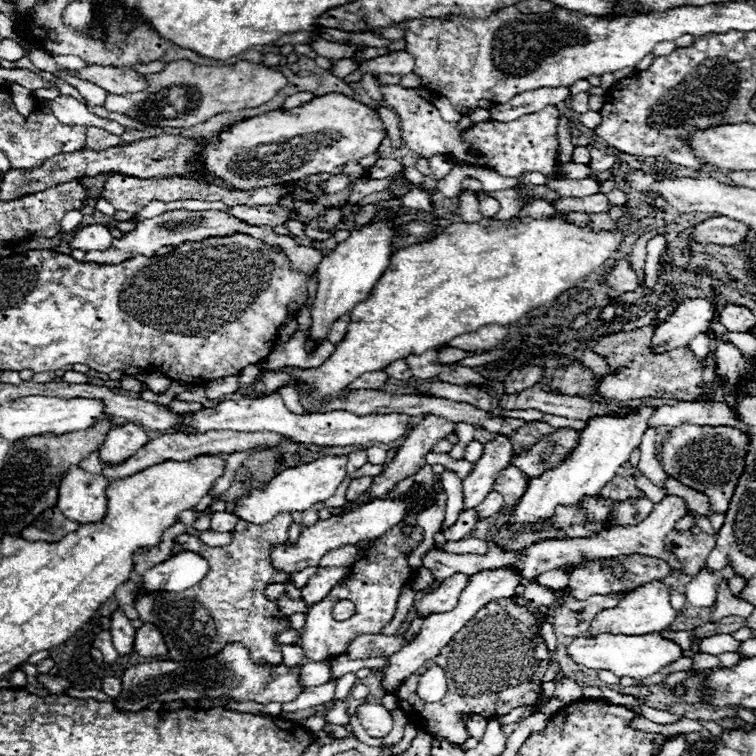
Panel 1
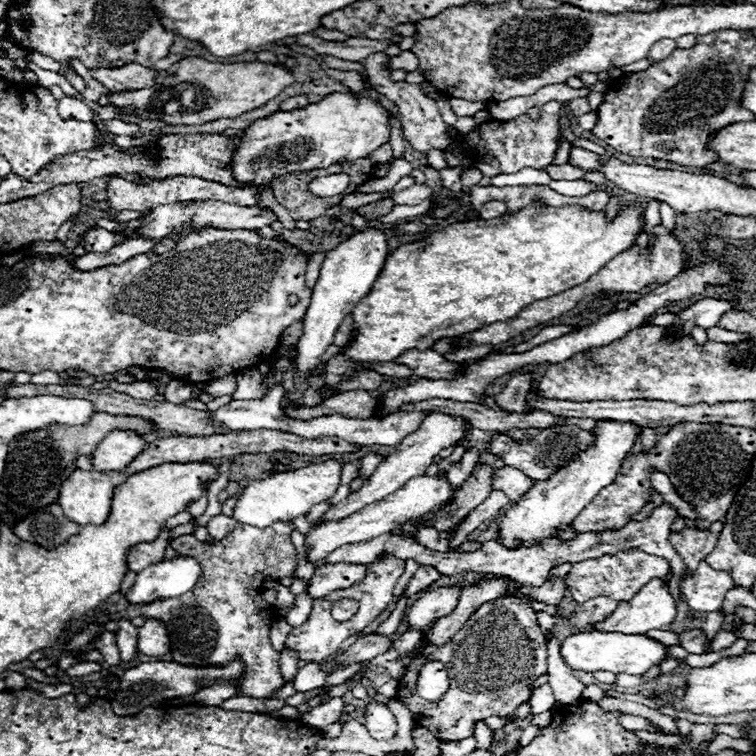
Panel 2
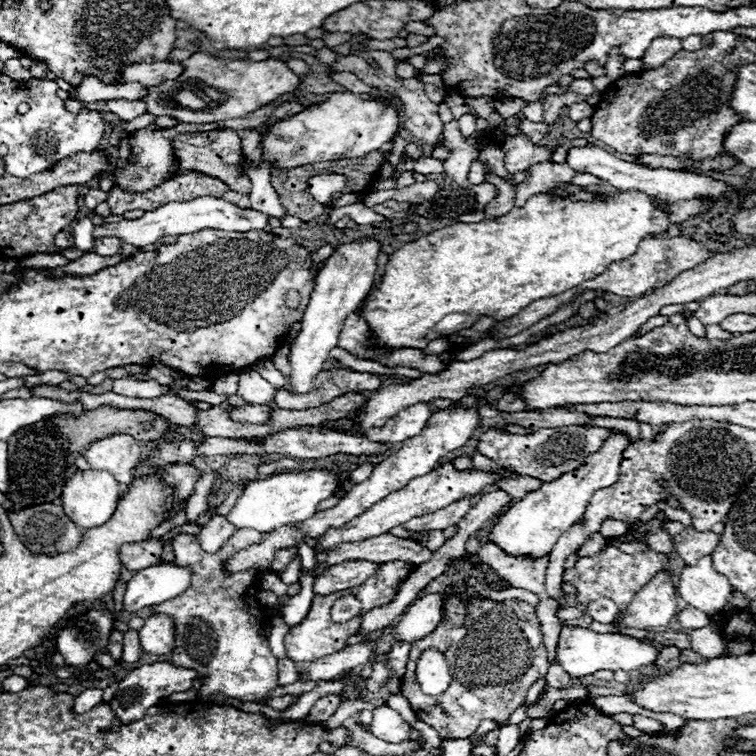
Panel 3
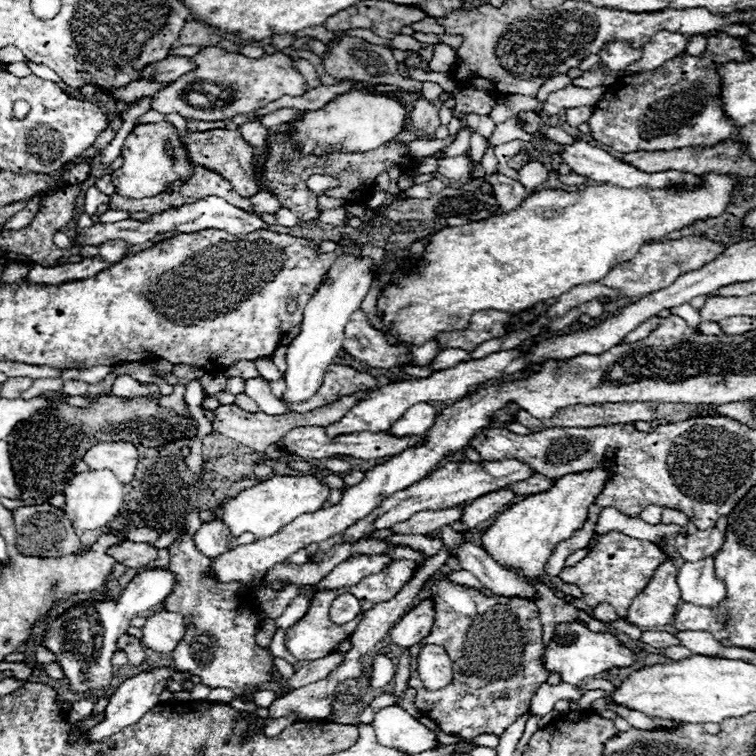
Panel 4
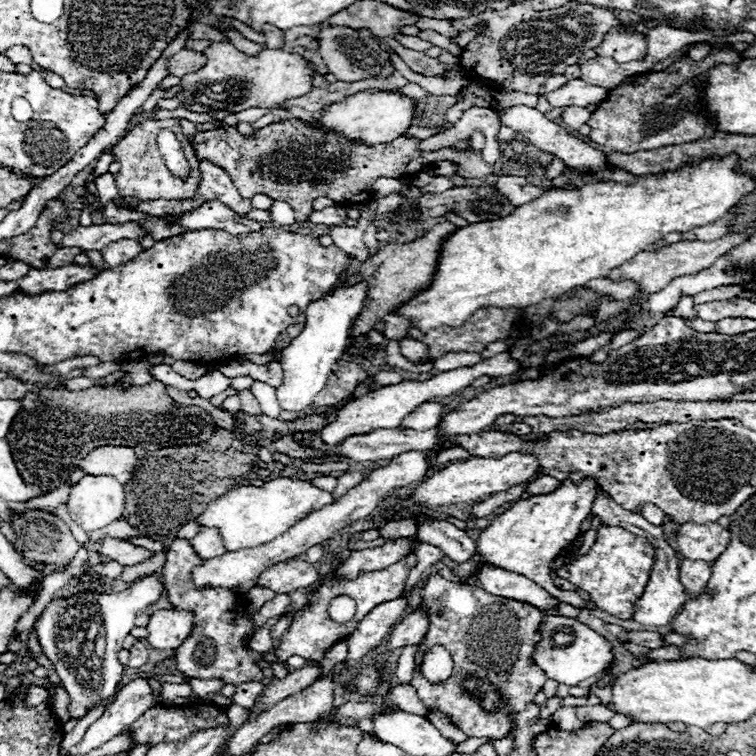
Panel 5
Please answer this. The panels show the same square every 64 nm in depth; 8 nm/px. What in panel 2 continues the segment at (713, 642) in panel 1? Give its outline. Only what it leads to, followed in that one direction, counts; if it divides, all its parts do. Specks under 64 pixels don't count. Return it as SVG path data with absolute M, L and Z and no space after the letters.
M720 632L712 642L710 642L710 652L720 652L724 648L730 648L736 642L736 636L732 632Z

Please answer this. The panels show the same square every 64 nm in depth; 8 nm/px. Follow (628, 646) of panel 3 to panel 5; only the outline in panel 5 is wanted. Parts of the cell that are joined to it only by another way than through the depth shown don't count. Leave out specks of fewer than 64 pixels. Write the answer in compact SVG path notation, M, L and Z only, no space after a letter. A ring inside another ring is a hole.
M548 616L542 620L540 624L540 632L542 632L542 642L536 646L536 666L540 666L548 678L560 682L560 684L568 684L568 686L576 686L578 682L590 678L590 676L598 676L602 674L612 662L614 662L614 652L612 652L612 644L596 634L594 630L580 624L578 620L572 618L560 618L560 616ZM556 632L564 632L572 638L570 644L556 648L552 636Z

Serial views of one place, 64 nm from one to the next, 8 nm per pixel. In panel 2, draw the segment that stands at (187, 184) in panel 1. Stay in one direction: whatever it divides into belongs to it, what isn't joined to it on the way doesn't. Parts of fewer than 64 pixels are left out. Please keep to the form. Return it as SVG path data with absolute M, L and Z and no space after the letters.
M114 176L108 182L108 204L120 212L120 210L148 210L150 206L158 206L158 204L172 204L172 202L182 202L182 200L222 200L228 204L238 204L238 206L256 206L258 204L258 196L260 196L260 188L232 188L232 186L224 186L218 182L210 182L210 180L202 180L196 176L174 176L174 178L166 178L166 180L148 180L148 182L134 182L134 180L126 180L120 176Z

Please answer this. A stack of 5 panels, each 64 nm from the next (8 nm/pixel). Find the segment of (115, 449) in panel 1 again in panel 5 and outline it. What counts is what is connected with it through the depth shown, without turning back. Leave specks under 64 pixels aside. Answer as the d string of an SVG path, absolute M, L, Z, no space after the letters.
M98 446L78 464L86 474L112 474L126 484L136 466L136 452L130 446Z

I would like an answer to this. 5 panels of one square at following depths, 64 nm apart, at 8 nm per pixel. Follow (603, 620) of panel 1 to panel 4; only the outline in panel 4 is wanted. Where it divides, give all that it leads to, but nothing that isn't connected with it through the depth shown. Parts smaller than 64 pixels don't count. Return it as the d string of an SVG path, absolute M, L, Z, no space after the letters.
M666 560L658 572L654 572L648 586L632 600L626 620L638 628L670 624L682 600L676 584L676 574L678 568Z

